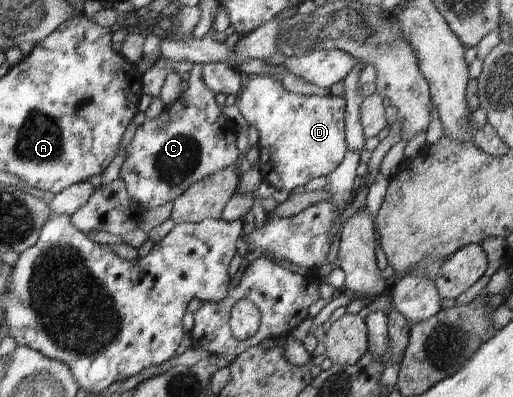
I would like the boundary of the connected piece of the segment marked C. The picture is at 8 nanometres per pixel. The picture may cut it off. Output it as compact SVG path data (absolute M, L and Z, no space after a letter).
M193 64L191 72L186 74L187 90L181 93L173 105L165 106L158 117L153 120L146 119L142 125L137 126L133 140L125 149L125 160L119 172L119 179L125 183L129 198L145 211L172 203L192 184L223 168L234 166L239 158L240 153L236 144L238 124L221 112L215 101L216 94L203 82L202 68L203 64Z

